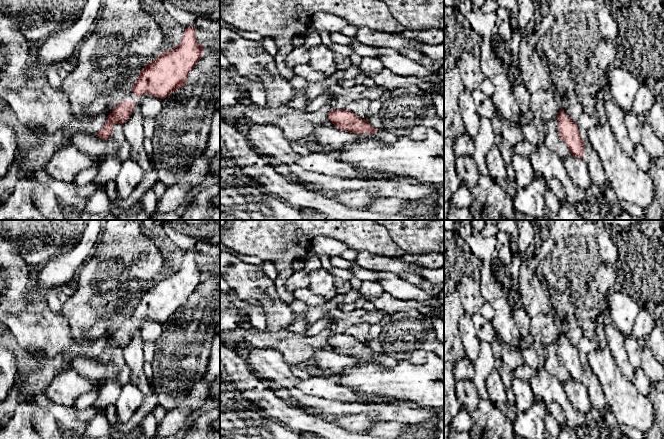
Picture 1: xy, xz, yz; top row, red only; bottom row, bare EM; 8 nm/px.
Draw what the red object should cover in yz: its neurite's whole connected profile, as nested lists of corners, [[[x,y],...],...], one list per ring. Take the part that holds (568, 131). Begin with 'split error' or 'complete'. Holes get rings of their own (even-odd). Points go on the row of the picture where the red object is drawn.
split error; [[[564,109],[559,110],[556,118],[560,139],[566,143],[573,156],[581,158],[586,162],[591,186],[596,186],[599,189],[599,194],[605,196],[605,188],[609,180],[601,165],[598,154],[589,142],[584,142],[581,139],[576,122],[570,119],[564,112]]]

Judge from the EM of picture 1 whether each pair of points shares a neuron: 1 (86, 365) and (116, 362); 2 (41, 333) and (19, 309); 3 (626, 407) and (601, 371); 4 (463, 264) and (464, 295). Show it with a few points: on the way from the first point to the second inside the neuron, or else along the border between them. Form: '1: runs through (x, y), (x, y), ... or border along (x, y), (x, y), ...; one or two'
1: runs through (93, 368), (109, 368); one
2: runs through (36, 327), (25, 315); one
3: runs through (623, 398), (610, 380); one
4: runs through (463, 272), (463, 287); one

